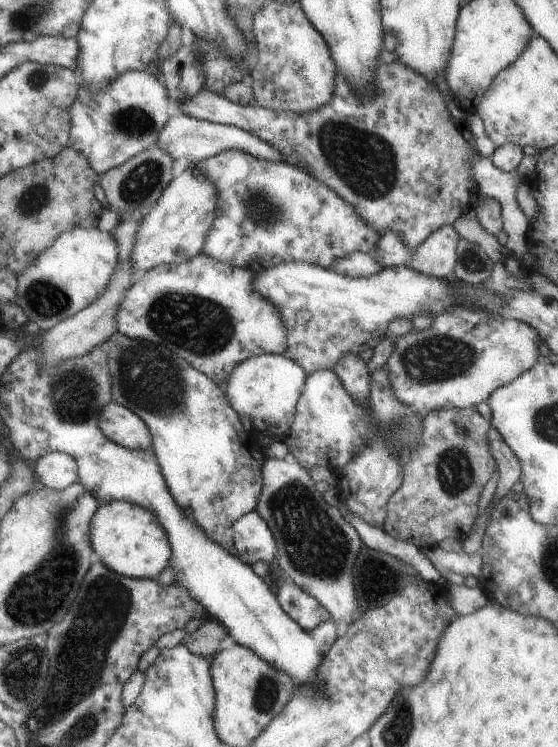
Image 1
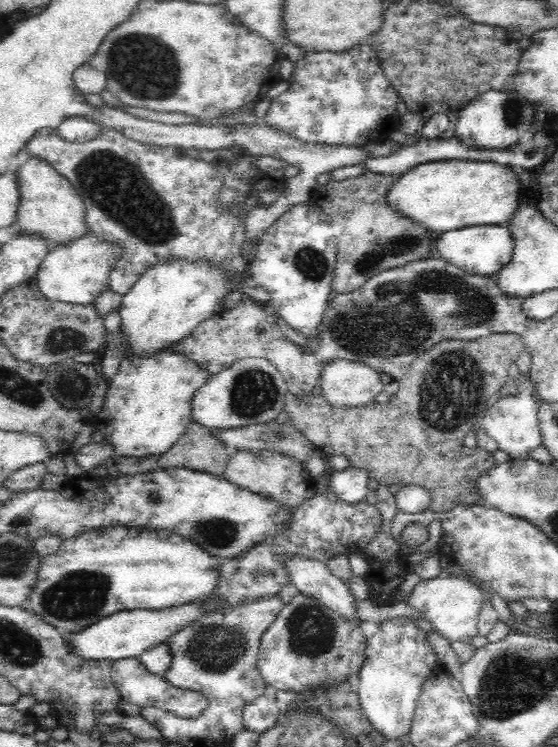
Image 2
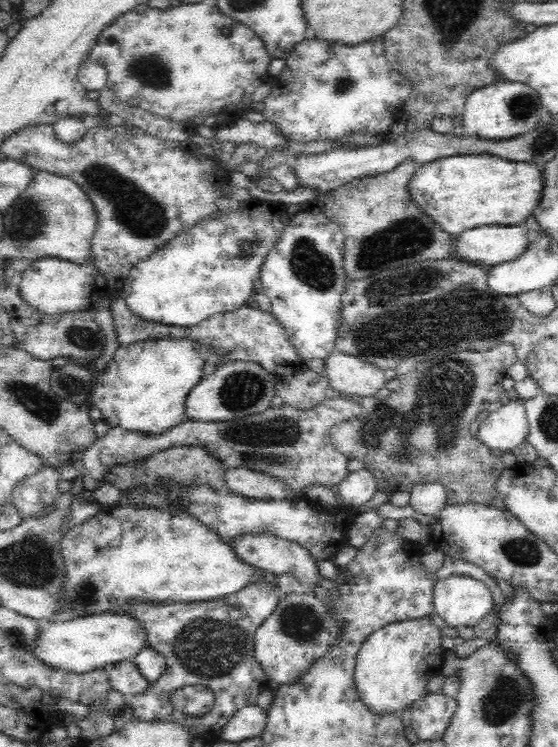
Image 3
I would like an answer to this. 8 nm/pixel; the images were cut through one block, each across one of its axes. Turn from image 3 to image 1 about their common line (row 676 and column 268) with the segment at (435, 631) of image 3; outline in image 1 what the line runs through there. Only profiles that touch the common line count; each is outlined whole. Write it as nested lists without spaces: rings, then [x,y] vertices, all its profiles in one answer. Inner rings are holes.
[[[260,354],[240,362],[222,386],[231,408],[250,418],[253,431],[267,433],[275,441],[284,440],[294,421],[296,406],[308,374],[296,362],[283,355]]]

